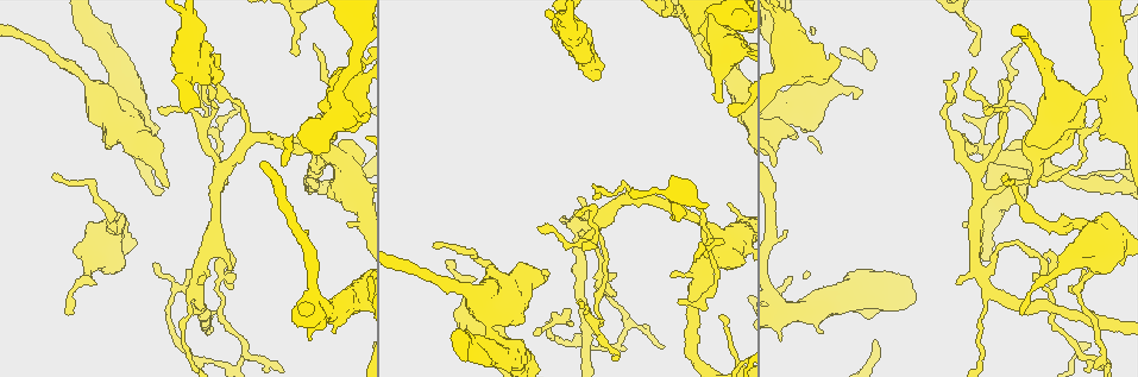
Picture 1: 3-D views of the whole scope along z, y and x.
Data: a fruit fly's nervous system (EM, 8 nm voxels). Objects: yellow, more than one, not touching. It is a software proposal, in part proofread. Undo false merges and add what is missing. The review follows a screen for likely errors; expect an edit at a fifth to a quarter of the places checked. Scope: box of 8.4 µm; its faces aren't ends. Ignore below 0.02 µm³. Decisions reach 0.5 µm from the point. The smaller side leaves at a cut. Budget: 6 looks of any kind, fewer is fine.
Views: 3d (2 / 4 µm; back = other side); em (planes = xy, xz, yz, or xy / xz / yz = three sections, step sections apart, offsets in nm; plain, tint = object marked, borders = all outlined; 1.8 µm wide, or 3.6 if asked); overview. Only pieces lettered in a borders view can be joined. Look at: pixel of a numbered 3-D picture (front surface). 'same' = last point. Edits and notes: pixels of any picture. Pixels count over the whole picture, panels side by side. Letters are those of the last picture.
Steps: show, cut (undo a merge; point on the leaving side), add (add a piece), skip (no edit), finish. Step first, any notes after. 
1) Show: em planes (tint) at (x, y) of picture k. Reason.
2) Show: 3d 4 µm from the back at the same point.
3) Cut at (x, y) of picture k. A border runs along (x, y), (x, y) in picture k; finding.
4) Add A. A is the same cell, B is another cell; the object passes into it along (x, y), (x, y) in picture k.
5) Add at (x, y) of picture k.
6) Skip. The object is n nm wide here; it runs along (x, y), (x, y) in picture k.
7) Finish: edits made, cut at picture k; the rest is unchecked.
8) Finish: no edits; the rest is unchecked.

Show: em planes (plain) at (830, 56) of picture 1. Free end.

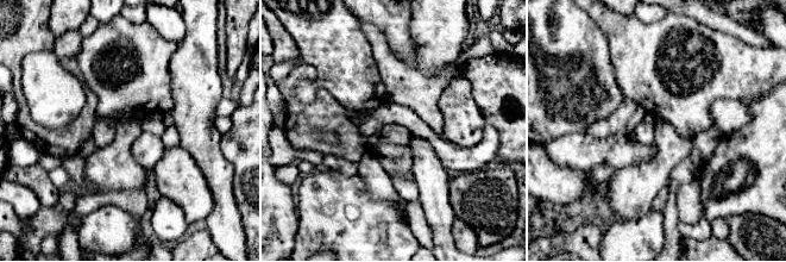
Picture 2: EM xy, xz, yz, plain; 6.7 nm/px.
Show: em planes (borders) at the same point.

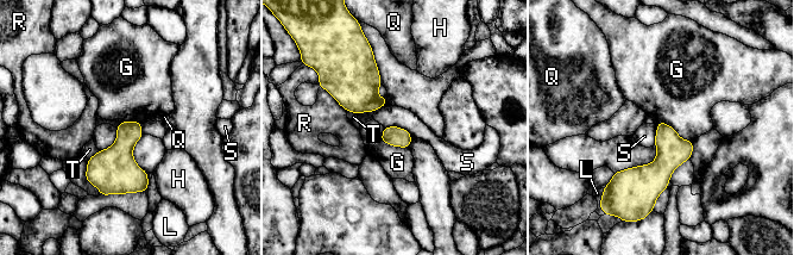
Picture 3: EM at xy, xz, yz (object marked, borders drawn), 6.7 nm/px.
Skip. G, H, L, Q, R, S and T are other cells; a border runs along (384, 126), (401, 126), (413, 136) in picture 3; no lettered piece goes on from it.

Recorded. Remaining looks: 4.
Show: em xy step 4 (tint) at (137, 125) of picture 1. Abrupt turn.

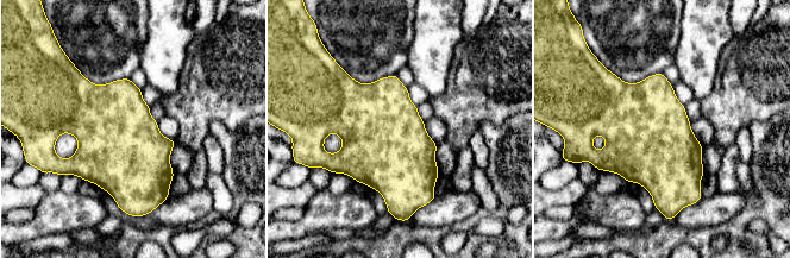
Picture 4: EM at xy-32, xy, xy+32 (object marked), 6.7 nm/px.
Show: em xy step 4 (borders) at the same point.

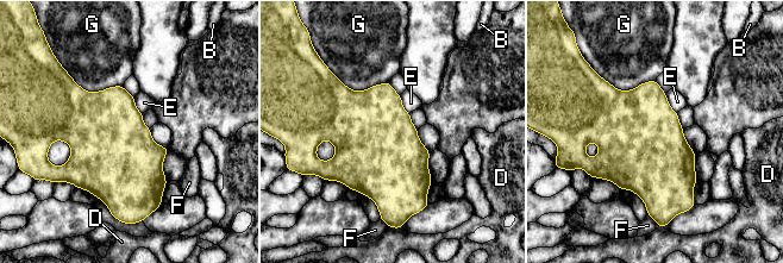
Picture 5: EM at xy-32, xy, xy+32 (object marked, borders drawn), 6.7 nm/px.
Skip. B, D, E, F and G are other cells; a border runs along (665, 93), (669, 105), (677, 113) in picture 5; continuous, no second neuron.

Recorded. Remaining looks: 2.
Show: em 3.6 µm yz step 16 (tint) at (716, 25) of picture 1. Thick turns thin.

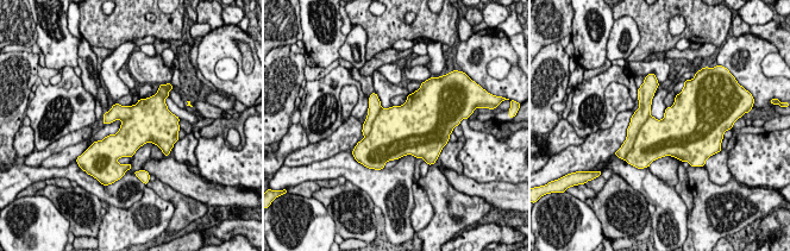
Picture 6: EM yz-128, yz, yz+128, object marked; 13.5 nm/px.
Show: em 3.6 µm planes (borders) at the same point.

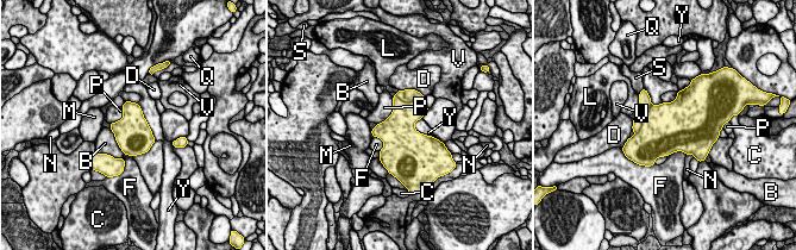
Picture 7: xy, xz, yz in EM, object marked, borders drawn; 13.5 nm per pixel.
Cut at (659, 125) of picture 7. The object is 480 nm wide here; B, C, D, F, L, M, N, P, Q, S, V and Y are other cells; a border runs along (651, 104), (640, 129), (634, 135) in picture 7; a second neuron is stuck on.

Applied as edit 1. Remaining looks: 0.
Finish: edits made, cut at picture 7; the rest is unchecked.

